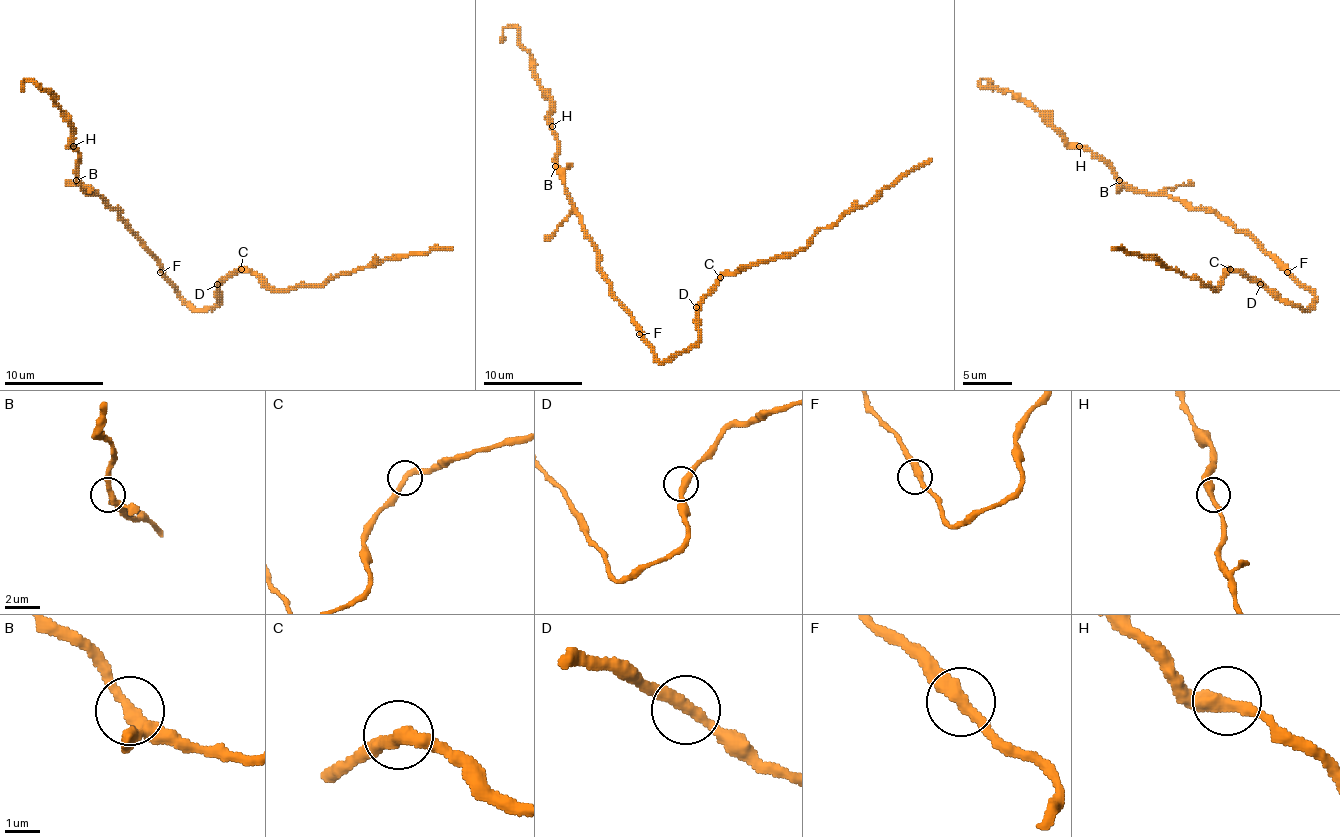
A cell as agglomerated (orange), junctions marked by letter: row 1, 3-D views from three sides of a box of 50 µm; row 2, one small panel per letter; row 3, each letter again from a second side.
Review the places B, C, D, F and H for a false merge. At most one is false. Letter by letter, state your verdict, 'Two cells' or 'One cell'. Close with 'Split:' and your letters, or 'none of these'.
B: One cell
C: One cell
D: One cell
F: One cell
H: One cell
Split: none of these

